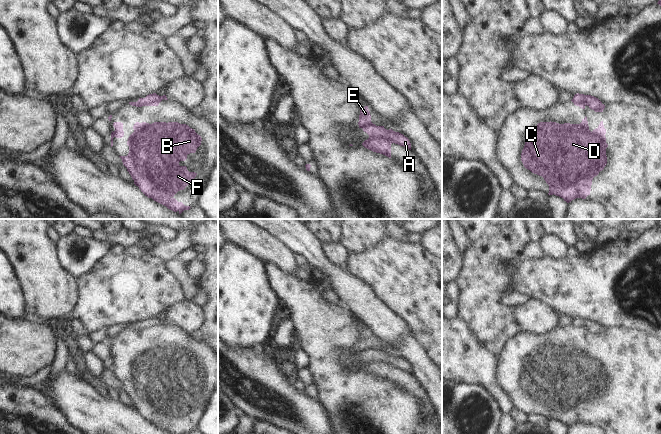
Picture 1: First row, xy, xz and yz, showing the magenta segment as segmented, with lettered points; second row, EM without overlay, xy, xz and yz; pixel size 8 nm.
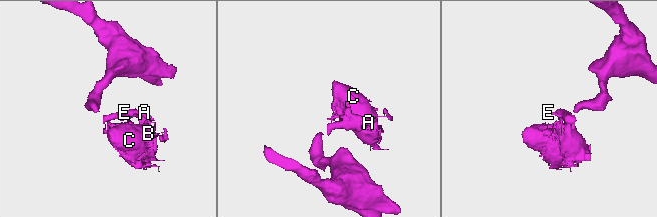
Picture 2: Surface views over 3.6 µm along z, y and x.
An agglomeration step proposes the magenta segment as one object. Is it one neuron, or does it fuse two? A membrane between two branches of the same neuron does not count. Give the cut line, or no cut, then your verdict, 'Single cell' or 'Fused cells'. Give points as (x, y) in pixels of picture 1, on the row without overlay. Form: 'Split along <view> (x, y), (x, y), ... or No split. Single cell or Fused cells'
Split along xy (144, 322), (149, 322), (152, 325), (162, 323). Fused cells.

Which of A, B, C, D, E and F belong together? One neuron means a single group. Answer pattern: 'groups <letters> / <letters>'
groups A / B C D E F

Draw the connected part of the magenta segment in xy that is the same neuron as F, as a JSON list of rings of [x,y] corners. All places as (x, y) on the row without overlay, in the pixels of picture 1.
[[[136,346],[133,353],[134,356],[127,365],[128,379],[119,381],[134,404],[134,408],[145,420],[170,434],[189,434],[191,431],[178,426],[174,419],[185,413],[197,397],[189,396],[187,391],[180,390],[179,386],[185,385],[188,378],[196,376],[201,369],[201,360],[188,349],[178,346],[154,346],[152,348]]]

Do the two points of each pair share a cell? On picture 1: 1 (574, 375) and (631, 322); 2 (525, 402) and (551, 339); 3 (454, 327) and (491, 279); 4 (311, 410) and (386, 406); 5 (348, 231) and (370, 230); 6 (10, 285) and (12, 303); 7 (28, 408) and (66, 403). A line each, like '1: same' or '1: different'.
1: different
2: same
3: different
4: different
5: same
6: same
7: different

